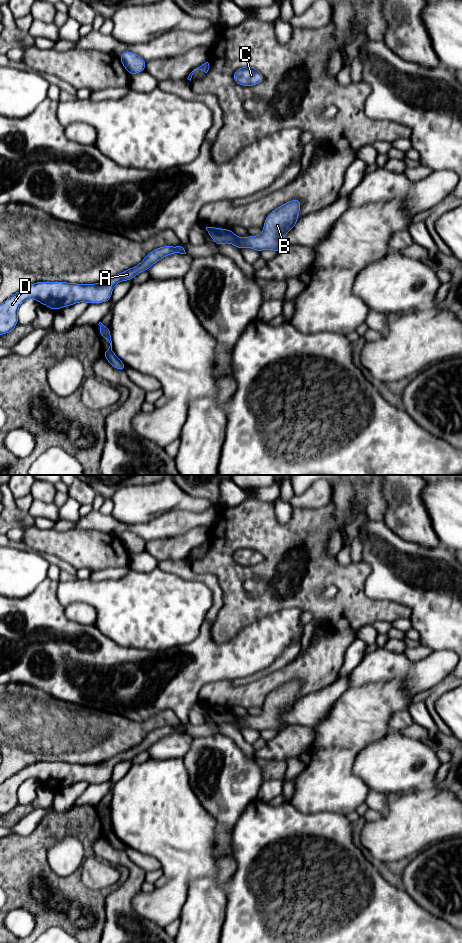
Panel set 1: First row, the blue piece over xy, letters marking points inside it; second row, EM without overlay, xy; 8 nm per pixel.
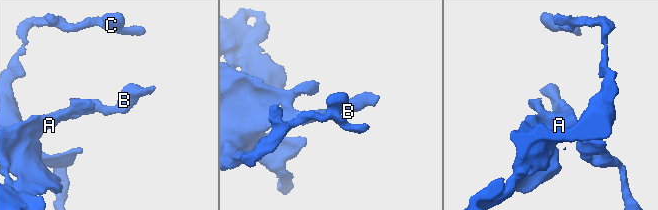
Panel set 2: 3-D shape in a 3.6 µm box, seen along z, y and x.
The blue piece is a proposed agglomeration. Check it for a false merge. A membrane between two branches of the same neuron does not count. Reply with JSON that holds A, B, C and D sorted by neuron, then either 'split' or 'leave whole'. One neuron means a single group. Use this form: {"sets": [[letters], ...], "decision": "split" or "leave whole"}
{"sets": [["A", "B", "C", "D"]], "decision": "leave whole"}

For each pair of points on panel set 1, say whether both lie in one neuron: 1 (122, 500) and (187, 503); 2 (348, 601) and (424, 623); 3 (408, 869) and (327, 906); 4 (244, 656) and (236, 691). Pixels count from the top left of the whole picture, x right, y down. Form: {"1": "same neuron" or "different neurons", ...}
{"1": "same neuron", "2": "different neurons", "3": "different neurons", "4": "different neurons"}

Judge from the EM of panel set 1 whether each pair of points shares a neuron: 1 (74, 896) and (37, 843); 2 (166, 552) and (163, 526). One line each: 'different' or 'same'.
1: same
2: different

